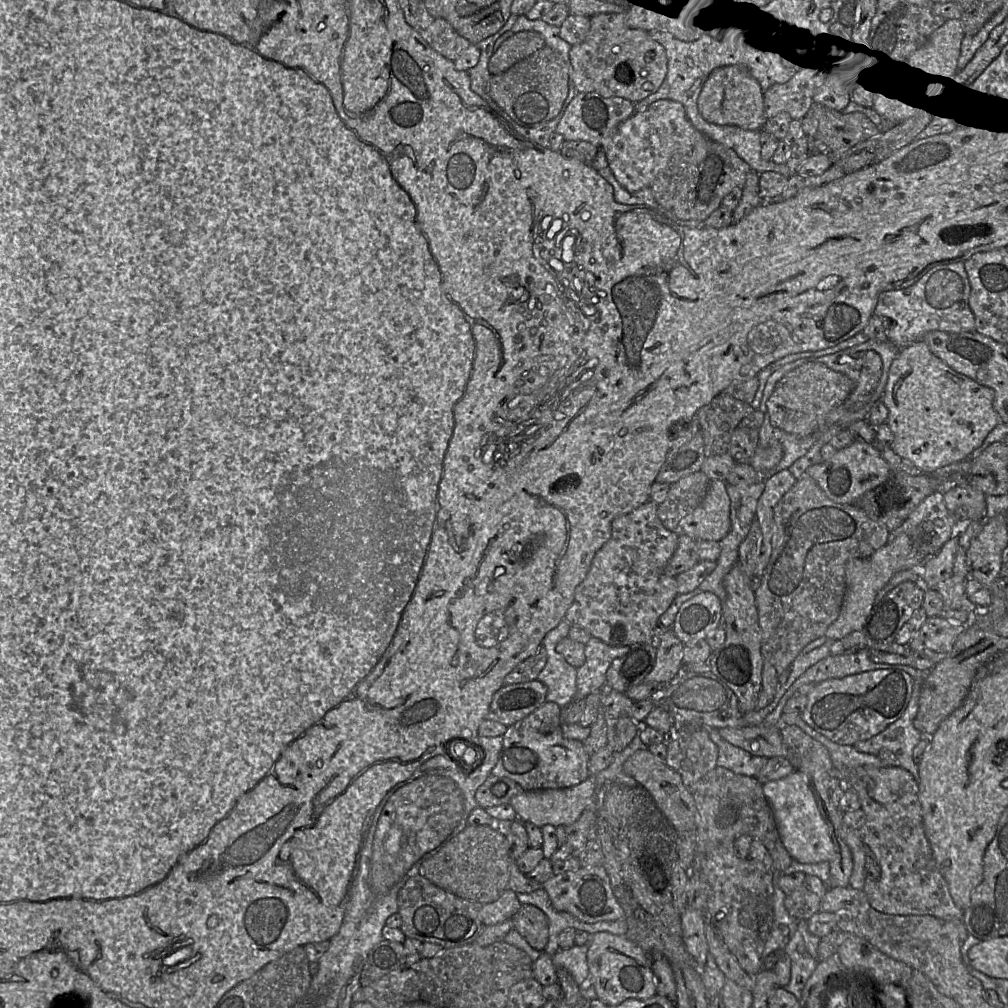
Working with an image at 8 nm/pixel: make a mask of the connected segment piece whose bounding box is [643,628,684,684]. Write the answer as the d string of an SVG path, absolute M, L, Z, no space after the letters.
M671 628L655 641L657 642L655 664L643 683L668 684L681 672L684 644Z

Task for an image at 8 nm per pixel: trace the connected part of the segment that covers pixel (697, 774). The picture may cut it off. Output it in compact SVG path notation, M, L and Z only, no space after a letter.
M678 726L666 737L666 764L677 771L684 785L691 788L717 764L718 747L703 726Z

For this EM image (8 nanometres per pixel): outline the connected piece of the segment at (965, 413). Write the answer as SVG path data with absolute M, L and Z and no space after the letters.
M924 341L901 349L890 367L882 400L889 411L886 423L894 435L891 449L927 475L965 460L999 424L993 408L994 391L950 368L930 351Z

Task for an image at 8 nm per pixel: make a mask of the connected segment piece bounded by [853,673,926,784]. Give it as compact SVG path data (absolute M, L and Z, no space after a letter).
M923 673L919 679L914 679L914 687L908 706L897 721L870 739L858 741L853 745L861 752L873 755L878 755L881 749L892 751L897 756L899 766L909 771L917 784L919 783L919 769L918 763L913 758L913 749L923 735L915 728L913 721L918 712L921 686L925 674Z

